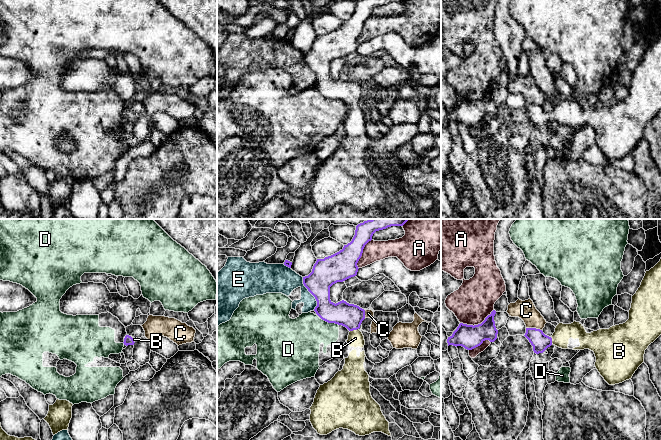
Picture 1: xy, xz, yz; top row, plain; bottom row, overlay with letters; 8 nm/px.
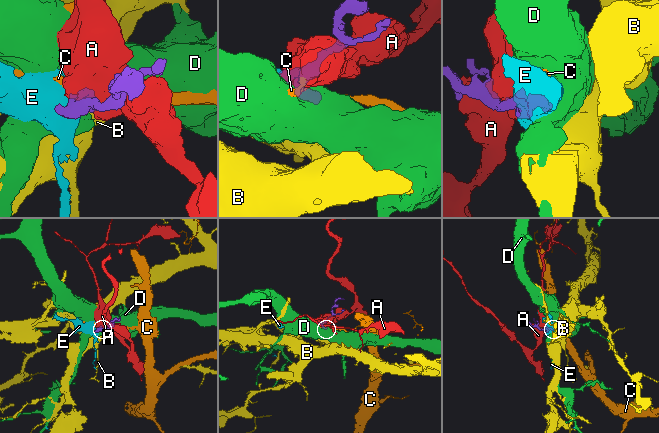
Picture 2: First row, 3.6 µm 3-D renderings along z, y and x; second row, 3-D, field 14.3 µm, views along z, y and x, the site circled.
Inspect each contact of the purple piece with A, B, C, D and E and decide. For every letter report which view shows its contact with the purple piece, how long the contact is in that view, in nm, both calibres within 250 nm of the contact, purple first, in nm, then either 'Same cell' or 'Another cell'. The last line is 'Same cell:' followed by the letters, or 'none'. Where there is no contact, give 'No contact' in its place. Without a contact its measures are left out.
A: Touches purple in yz. Shared border 300 nm. Thickness 190 nm (purple) against 320 nm. Another cell
B: Touches purple in xz. Shared border 80 nm. Thickness 190 nm (purple) against 130 nm. Same cell
C: Touches purple in yz. Shared border 130 nm. Thickness 140 nm (purple) against 160 nm. Another cell
D: Touches purple in xz. Shared border 160 nm. Thickness 190 nm (purple) against 300 nm. Another cell
E: Touches purple in xz. Shared border 280 nm. Thickness 220 nm (purple) against 220 nm. Another cell
Same cell: B

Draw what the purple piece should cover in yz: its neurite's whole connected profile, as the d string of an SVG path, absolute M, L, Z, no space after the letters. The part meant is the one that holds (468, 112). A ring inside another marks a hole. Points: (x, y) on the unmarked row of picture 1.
M493 86L491 90L478 101L473 102L460 99L453 110L448 113L448 122L462 122L467 126L472 126L480 122L485 116L494 118L498 110L494 97L495 90L496 87Z

